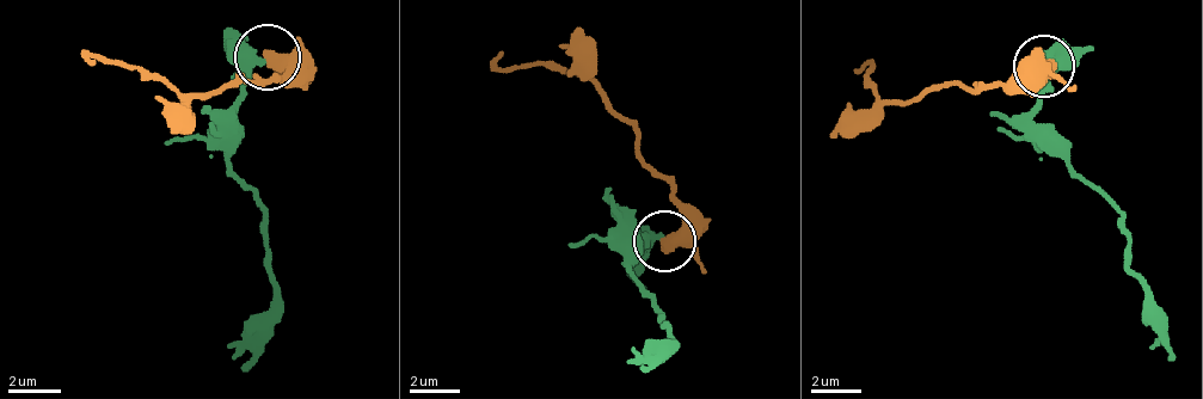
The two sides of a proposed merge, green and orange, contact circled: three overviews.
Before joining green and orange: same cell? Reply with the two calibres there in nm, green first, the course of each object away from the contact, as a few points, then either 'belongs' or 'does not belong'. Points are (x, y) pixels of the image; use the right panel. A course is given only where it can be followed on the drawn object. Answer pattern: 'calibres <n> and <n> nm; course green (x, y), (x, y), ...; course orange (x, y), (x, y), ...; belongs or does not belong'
calibres 380 and 600 nm; course green (1042, 67), (1036, 129), (1117, 210), (1147, 321), (1172, 358); course orange (1042, 67), (1030, 80), (993, 86), (937, 86), (900, 98), (869, 86), (863, 61); does not belong

